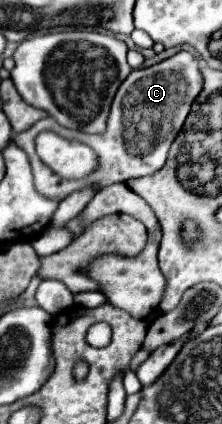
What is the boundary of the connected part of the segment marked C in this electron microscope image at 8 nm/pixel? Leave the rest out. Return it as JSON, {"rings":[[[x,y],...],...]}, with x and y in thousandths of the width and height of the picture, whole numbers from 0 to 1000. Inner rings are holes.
{"rings":[[[820,118],[820,123],[784,127],[775,137],[712,146],[676,160],[622,160],[622,165],[586,170],[586,179],[541,198],[541,208],[523,217],[523,231],[505,241],[505,259],[486,274],[486,302],[468,316],[369,316],[369,311],[297,307],[297,302],[261,297],[261,288],[225,274],[198,283],[171,283],[144,302],[126,302],[117,311],[90,311],[72,321],[72,340],[90,340],[90,349],[108,349],[108,358],[135,373],[162,448],[216,467],[279,472],[306,458],[324,458],[378,439],[405,439],[405,434],[468,443],[514,429],[568,429],[586,420],[694,410],[703,401],[721,401],[739,392],[766,340],[784,335],[838,274],[856,269],[856,255],[865,255],[883,226],[910,217],[910,198],[919,198],[919,184],[901,170],[892,137],[865,123]],[[198,307],[252,311],[306,330],[360,330],[369,340],[396,340],[441,363],[441,377],[450,377],[432,406],[414,406],[414,415],[387,415],[360,425],[288,425],[288,420],[252,415],[252,406],[234,406],[207,387],[189,387],[171,377],[162,354],[153,354],[153,330]]]}

